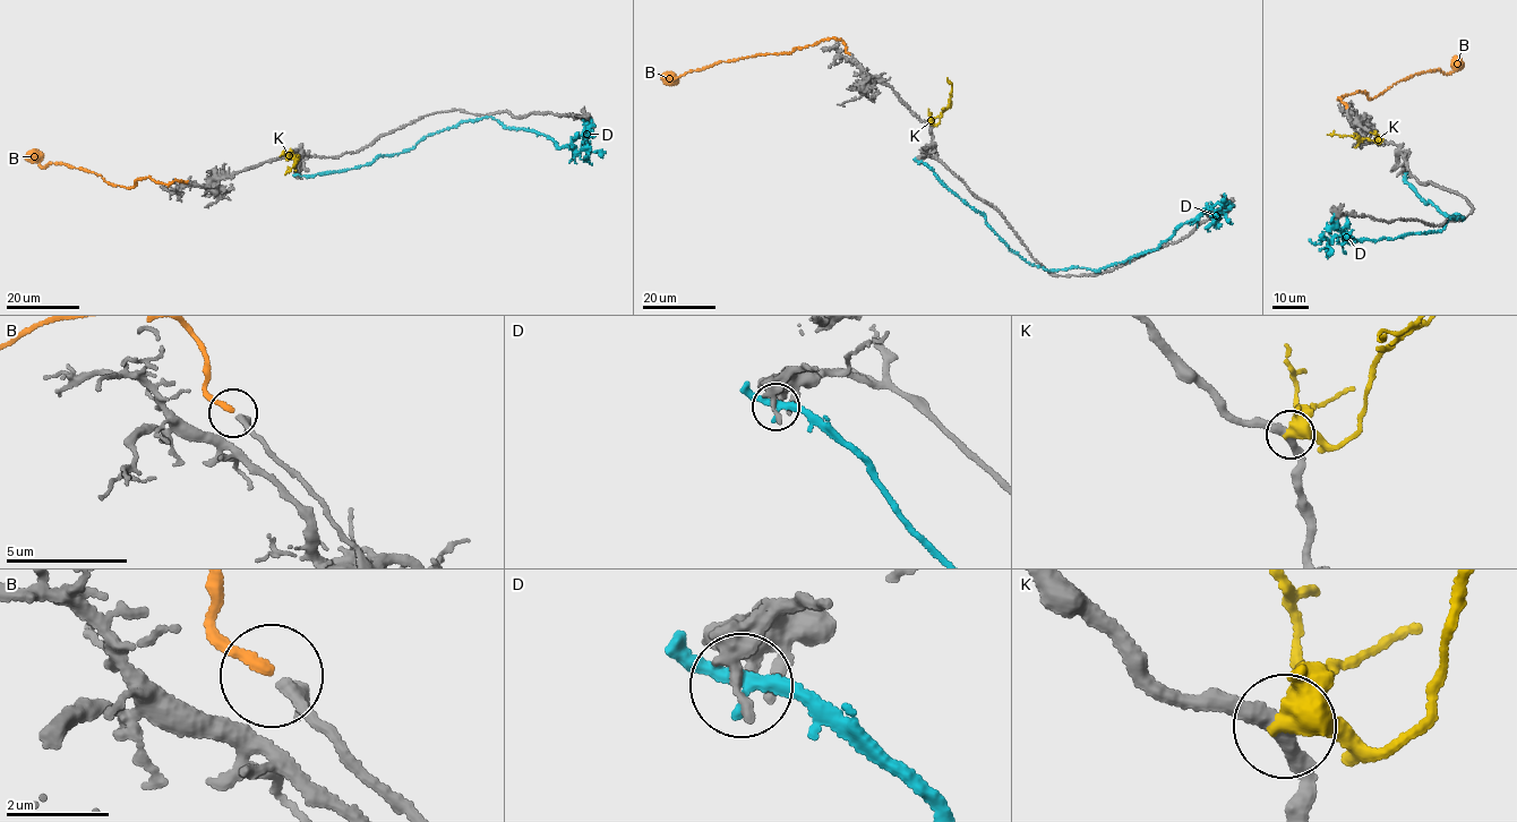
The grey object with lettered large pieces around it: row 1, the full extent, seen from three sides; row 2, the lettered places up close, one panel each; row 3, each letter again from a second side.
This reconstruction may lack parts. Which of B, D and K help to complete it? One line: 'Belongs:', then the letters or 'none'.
Belongs: B

